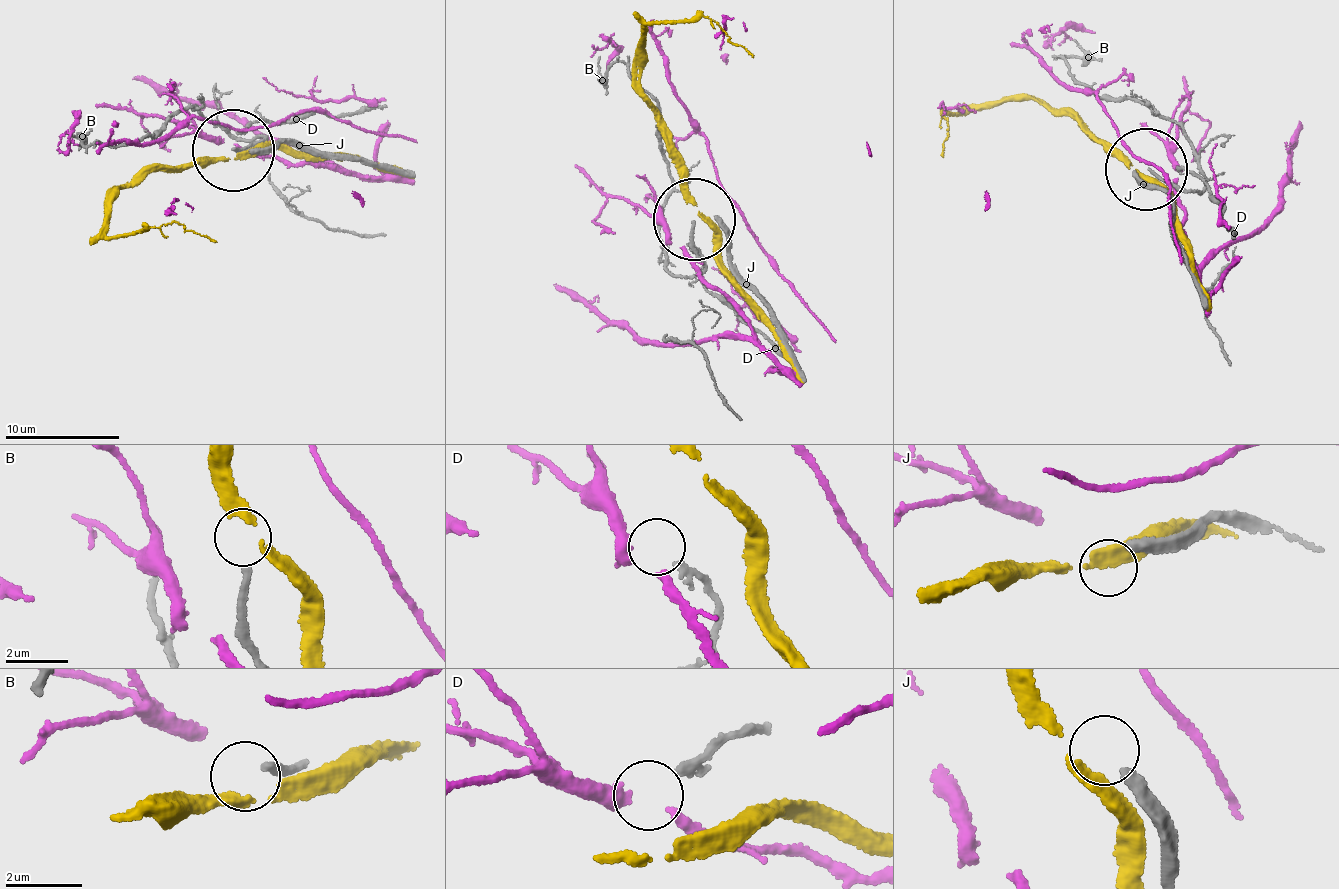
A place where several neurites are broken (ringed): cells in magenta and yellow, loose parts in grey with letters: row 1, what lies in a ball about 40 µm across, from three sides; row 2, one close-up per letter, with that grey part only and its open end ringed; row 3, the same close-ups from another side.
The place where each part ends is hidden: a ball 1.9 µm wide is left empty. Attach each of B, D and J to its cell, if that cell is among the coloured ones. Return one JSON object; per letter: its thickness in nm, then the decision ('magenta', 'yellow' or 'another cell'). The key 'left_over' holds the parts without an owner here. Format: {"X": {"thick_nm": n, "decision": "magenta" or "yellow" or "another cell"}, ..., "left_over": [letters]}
{"B": {"thick_nm": 220, "decision": "yellow"}, "D": {"thick_nm": 220, "decision": "another cell"}, "J": {"thick_nm": 320, "decision": "another cell"}, "left_over": ["D", "J"]}

